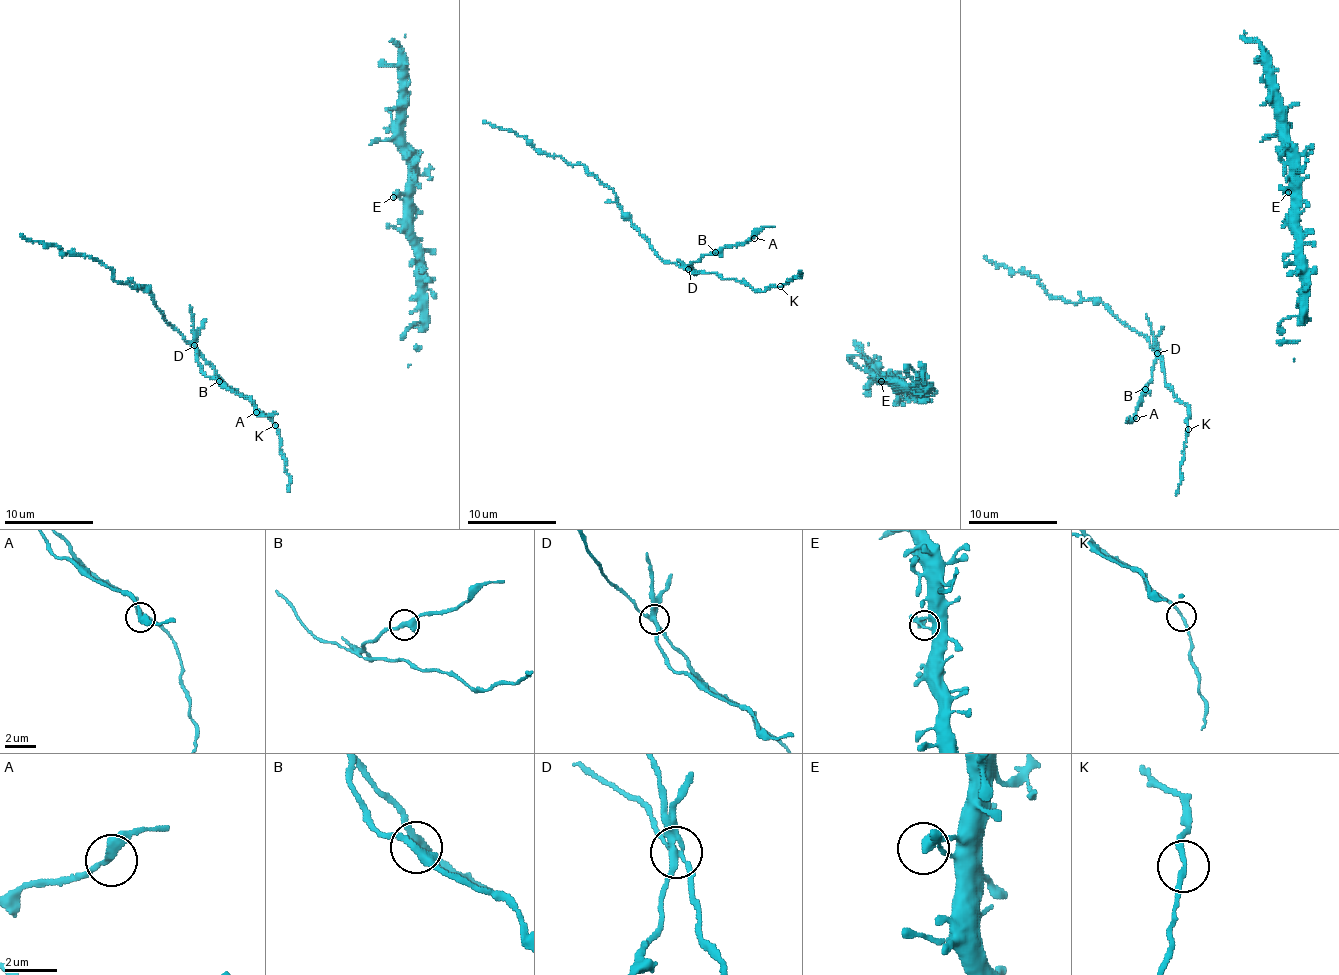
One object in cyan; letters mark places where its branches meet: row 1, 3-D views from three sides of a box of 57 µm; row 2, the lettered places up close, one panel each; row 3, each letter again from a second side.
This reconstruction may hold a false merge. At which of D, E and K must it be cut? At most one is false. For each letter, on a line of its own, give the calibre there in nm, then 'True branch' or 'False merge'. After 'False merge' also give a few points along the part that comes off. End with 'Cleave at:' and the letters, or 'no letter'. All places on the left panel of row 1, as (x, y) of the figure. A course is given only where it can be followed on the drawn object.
D: Thickness 240 nm. False merge. Course of the part to remove: (195, 346), (200, 370), (208, 376), (216, 377), (264, 416), (277, 414)
E: Thickness 240 nm. True branch
K: Thickness 190 nm. True branch
Cleave at: D

